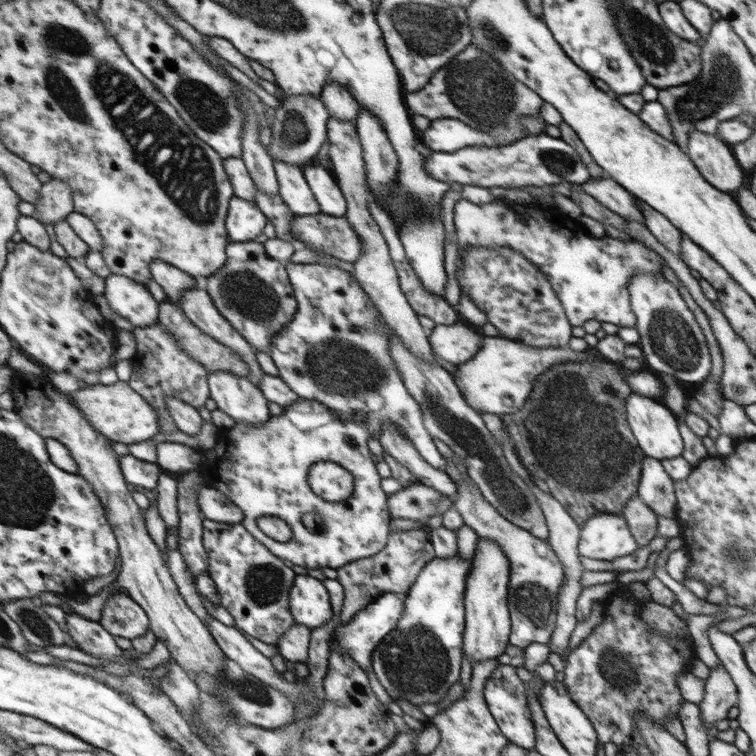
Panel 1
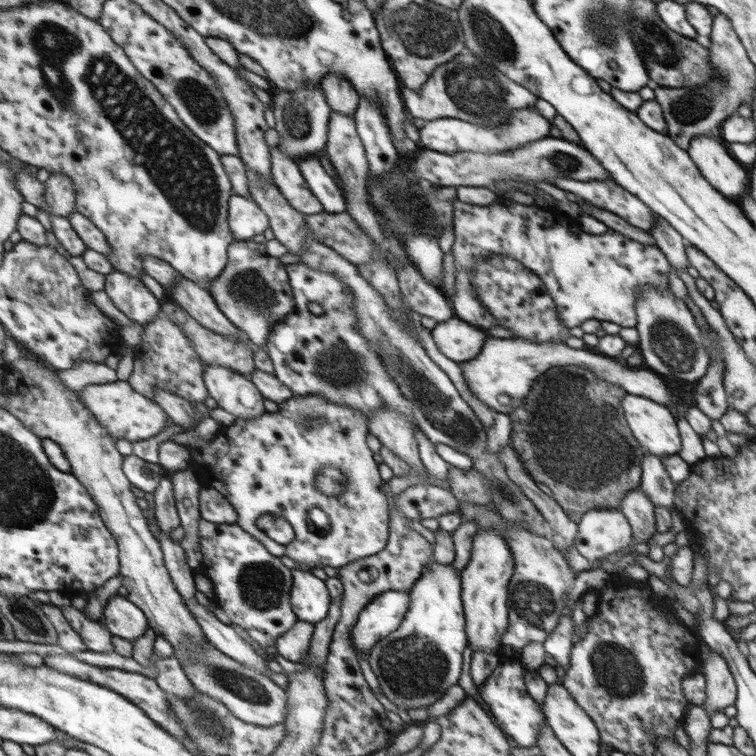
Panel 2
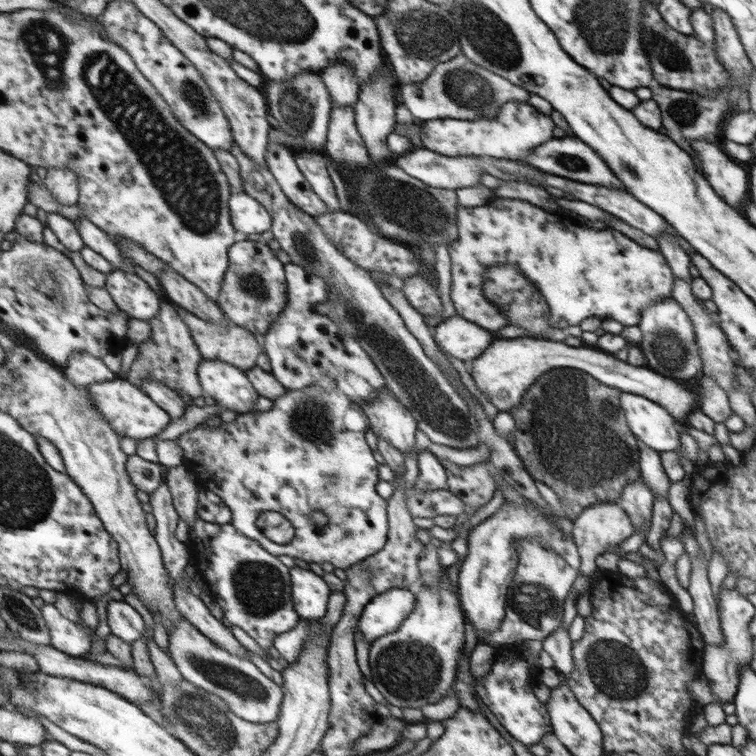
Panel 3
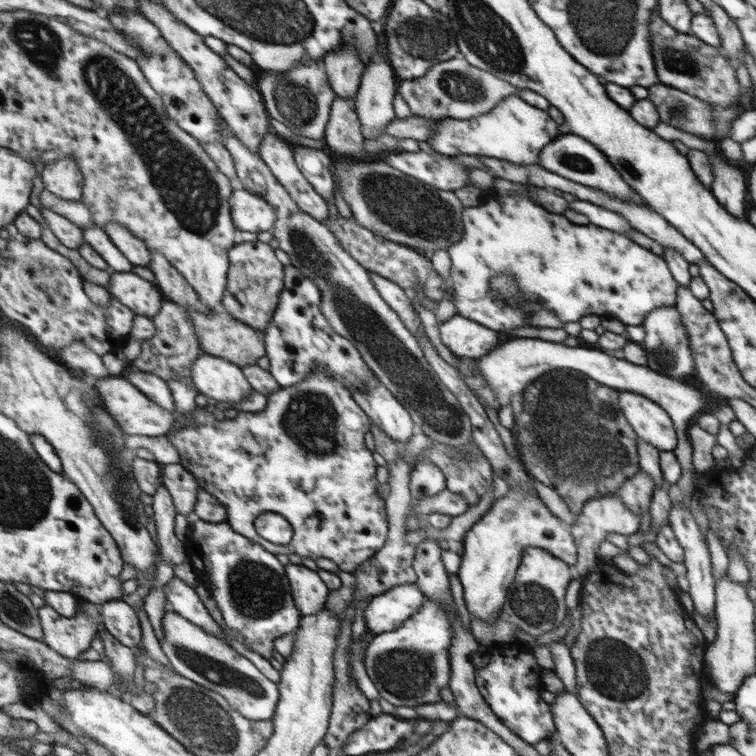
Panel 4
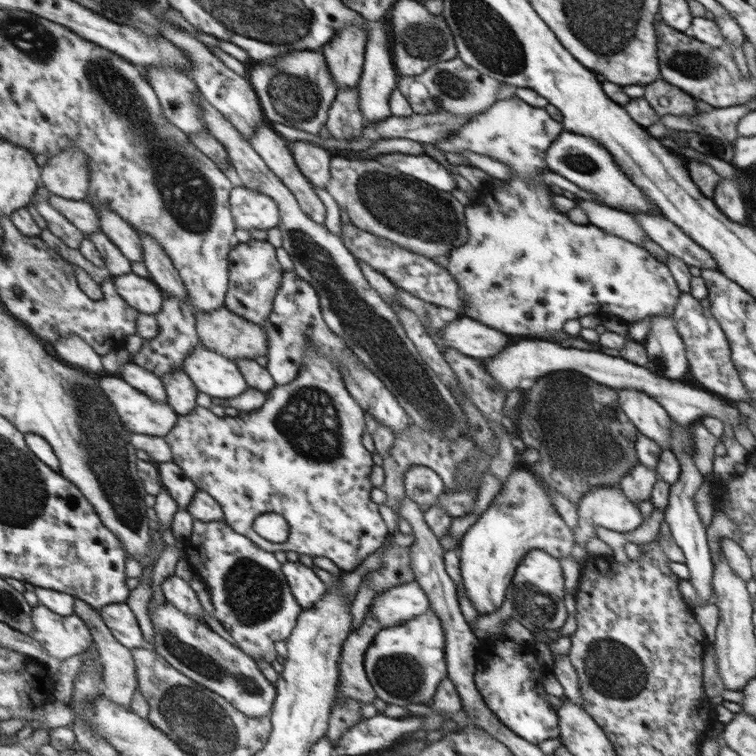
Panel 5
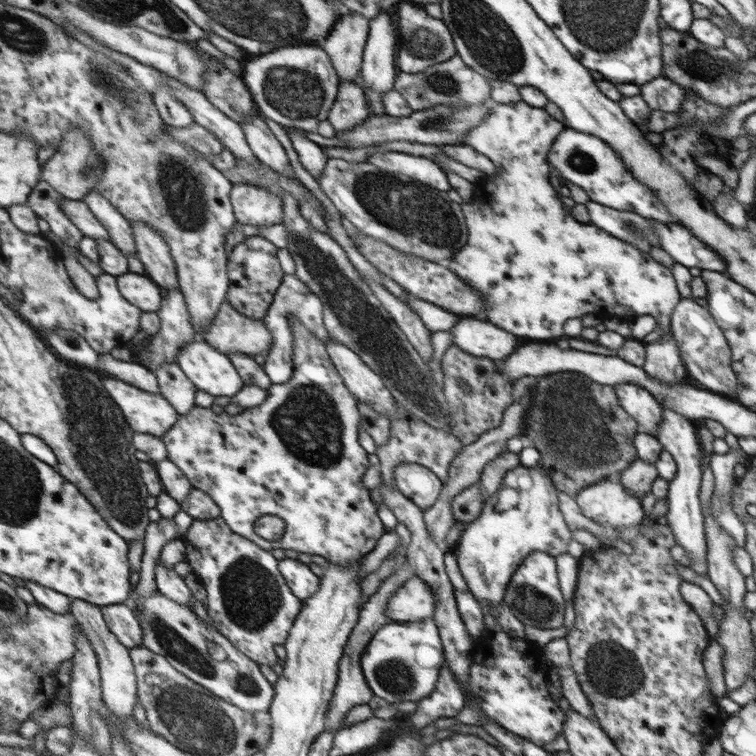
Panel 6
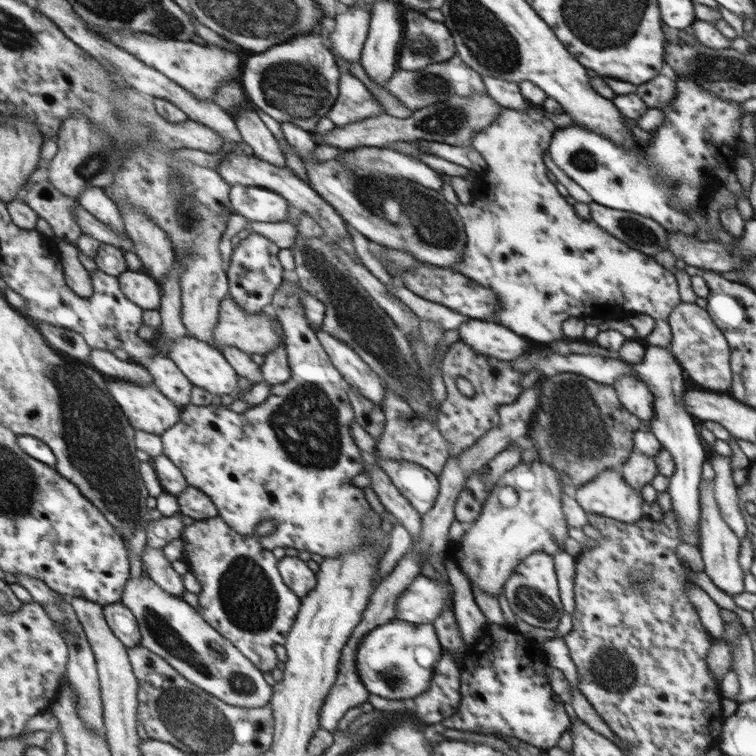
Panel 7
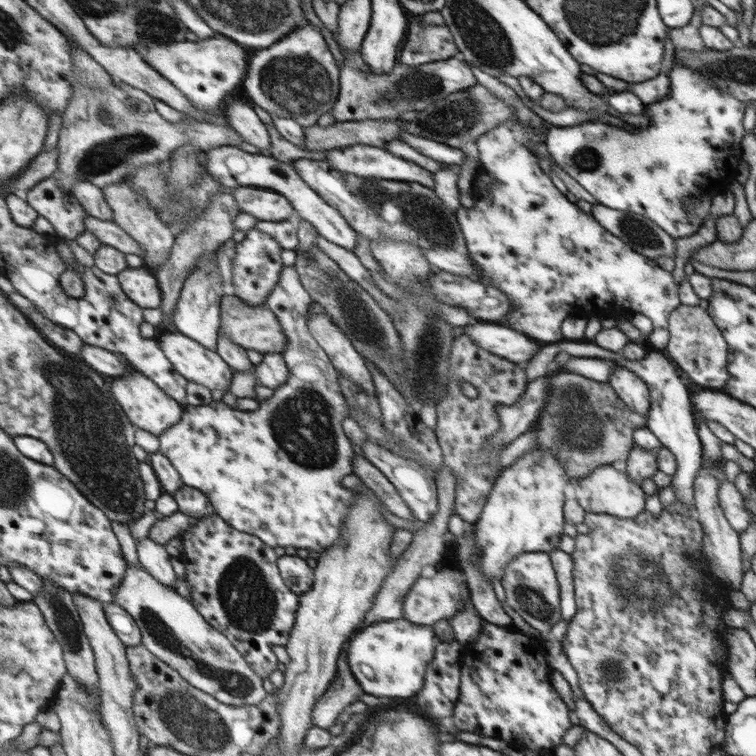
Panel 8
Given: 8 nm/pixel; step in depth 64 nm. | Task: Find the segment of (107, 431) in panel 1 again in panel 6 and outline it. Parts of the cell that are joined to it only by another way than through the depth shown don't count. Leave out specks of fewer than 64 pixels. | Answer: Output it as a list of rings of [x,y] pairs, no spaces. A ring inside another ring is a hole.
[[[113,376],[105,386],[135,432],[162,437],[180,419],[180,412],[160,392],[147,392]]]

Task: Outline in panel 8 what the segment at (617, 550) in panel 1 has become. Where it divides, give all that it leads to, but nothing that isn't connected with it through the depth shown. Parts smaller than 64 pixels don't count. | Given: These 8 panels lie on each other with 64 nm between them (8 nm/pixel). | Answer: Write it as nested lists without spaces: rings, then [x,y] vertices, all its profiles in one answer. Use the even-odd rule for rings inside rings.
[[[611,465],[598,467],[587,477],[572,482],[575,500],[584,513],[603,513],[619,519],[633,519],[643,512],[645,496],[639,490],[637,482],[629,478],[626,472],[619,472]]]

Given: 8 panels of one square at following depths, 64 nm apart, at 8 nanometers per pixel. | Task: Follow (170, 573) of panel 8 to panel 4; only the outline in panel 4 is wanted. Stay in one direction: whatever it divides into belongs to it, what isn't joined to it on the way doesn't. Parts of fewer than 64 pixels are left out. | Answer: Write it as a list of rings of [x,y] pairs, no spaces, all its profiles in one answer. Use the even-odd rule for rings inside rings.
[[[175,578],[165,586],[165,594],[172,610],[221,640],[225,640],[221,626],[215,622],[215,618],[211,619],[209,610],[205,608],[205,604],[191,586]]]

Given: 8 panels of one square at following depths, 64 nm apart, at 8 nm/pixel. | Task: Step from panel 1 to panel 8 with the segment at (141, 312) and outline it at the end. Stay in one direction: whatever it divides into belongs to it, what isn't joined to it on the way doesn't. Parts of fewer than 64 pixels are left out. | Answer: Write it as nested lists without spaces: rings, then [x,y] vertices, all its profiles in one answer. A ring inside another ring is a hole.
[[[128,268],[118,274],[128,298],[141,308],[160,308],[164,293],[156,275],[148,268]]]

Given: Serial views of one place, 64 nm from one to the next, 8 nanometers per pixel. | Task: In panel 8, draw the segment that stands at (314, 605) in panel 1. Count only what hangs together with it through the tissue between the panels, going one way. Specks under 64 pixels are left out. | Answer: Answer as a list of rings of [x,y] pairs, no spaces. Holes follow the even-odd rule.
[[[282,555],[279,560],[280,576],[290,592],[299,598],[302,593],[308,592],[313,582],[311,568],[297,555]]]

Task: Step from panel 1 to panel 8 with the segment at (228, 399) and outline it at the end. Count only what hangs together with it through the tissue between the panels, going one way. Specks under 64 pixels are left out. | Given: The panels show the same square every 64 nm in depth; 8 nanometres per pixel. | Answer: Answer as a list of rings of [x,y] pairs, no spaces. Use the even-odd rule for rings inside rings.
[[[166,331],[158,340],[175,368],[188,380],[211,390],[228,390],[232,373],[220,353],[179,331]]]

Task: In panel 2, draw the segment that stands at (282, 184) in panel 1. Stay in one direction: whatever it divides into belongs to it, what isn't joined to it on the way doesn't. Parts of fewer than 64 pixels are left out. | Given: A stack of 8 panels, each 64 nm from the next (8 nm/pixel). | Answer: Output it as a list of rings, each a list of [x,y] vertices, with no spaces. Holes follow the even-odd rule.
[[[271,147],[268,151],[270,152],[272,182],[284,199],[297,212],[304,213],[306,216],[323,212],[321,203],[313,196],[303,180],[297,162],[285,156],[276,147]]]

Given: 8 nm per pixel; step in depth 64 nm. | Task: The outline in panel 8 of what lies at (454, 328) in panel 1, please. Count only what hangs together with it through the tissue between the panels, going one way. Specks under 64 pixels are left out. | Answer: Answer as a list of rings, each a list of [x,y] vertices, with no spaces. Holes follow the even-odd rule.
[[[470,321],[463,327],[464,335],[495,356],[504,357],[514,363],[526,363],[541,348],[541,344],[528,336],[523,336],[506,324]]]

